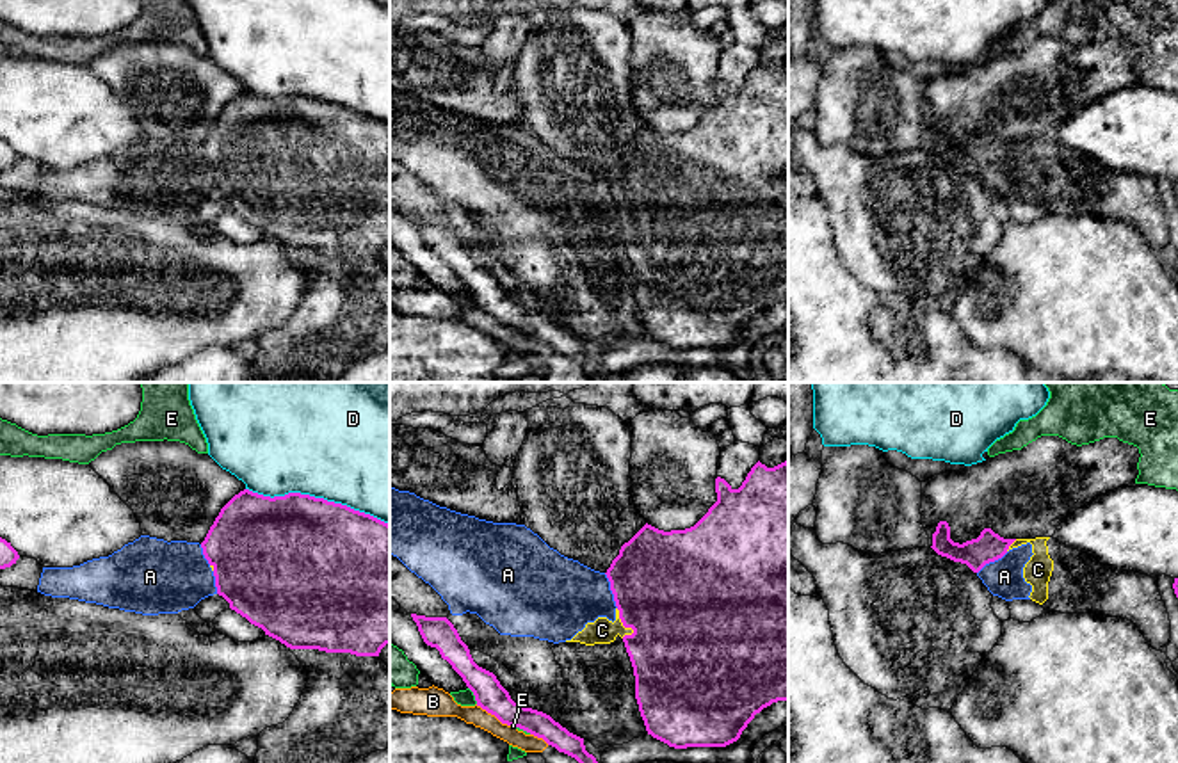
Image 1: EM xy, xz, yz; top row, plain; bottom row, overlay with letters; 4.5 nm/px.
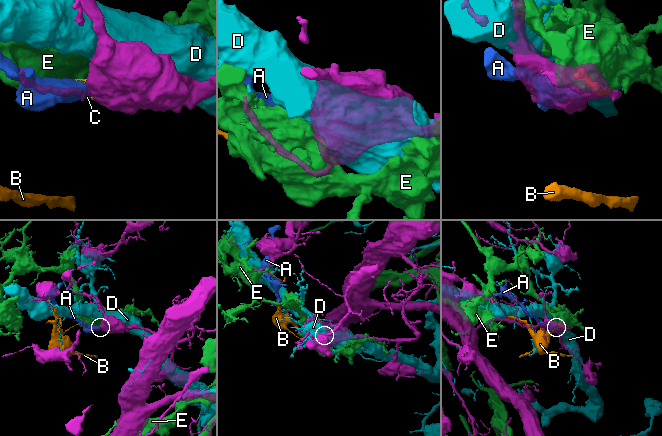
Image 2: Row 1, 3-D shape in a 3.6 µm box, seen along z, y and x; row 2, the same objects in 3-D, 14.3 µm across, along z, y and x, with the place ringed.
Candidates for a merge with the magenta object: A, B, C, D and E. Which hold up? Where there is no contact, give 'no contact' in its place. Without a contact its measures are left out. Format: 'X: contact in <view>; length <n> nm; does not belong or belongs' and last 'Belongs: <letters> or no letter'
A: contact in xz; length 170 nm; does not belong
B: contact in xz; length 190 nm; does not belong
C: contact in xz; length 140 nm; does not belong
D: contact in xy; length 650 nm; does not belong
E: contact in xz; length 90 nm; does not belong
Belongs: no letter

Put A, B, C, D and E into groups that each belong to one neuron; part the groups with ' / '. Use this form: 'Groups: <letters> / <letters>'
Groups: A C / B / D / E

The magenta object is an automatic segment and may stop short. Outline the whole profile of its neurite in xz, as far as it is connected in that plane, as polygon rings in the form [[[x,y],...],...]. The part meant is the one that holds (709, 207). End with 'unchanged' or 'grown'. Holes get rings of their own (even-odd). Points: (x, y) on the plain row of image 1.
[[[788,60],[774,69],[767,69],[758,62],[738,91],[717,78],[715,94],[717,103],[690,130],[664,133],[646,124],[621,148],[619,157],[605,174],[619,221],[625,229],[633,231],[632,237],[623,238],[623,244],[633,269],[635,301],[646,333],[674,350],[726,349],[740,340],[747,325],[763,309],[778,302],[788,302]]]; unchanged

